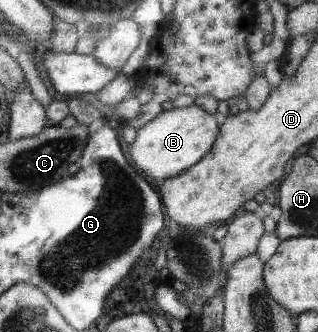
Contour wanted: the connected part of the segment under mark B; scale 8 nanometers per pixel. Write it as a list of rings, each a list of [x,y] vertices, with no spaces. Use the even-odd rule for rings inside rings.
[[[195,103],[183,108],[174,107],[170,111],[163,111],[137,131],[130,155],[146,176],[164,181],[181,175],[209,155],[219,130],[217,115],[203,111]]]

